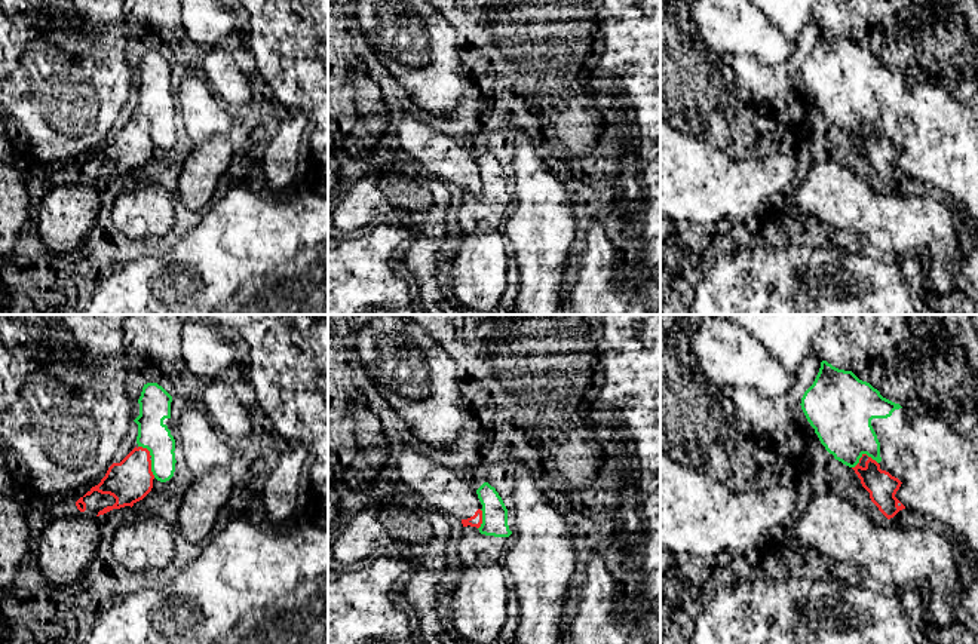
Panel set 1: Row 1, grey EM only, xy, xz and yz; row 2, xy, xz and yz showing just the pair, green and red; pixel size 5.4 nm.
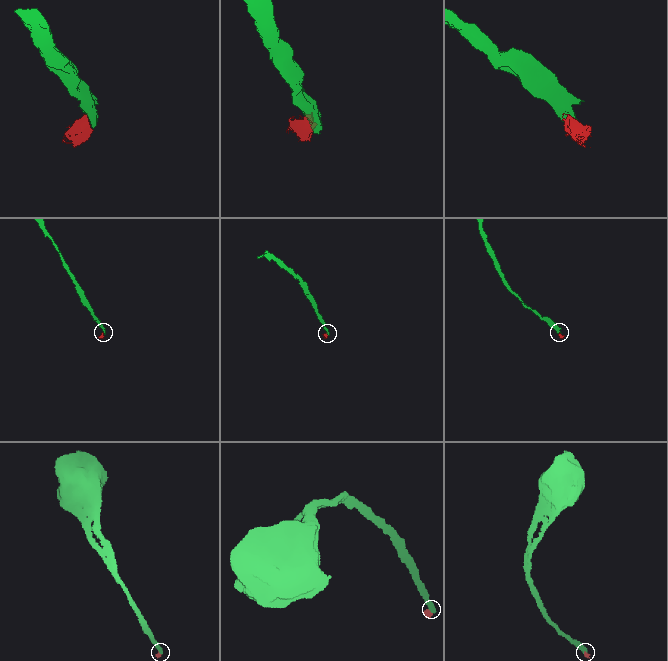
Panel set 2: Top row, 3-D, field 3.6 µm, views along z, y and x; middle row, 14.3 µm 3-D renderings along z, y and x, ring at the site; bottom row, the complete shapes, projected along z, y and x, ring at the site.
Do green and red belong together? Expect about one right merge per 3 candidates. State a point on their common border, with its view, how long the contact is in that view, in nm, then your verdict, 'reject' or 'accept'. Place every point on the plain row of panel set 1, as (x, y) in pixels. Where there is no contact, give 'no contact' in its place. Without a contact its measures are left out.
meets green in yz at (864, 120); contact 150 nm long; reject

